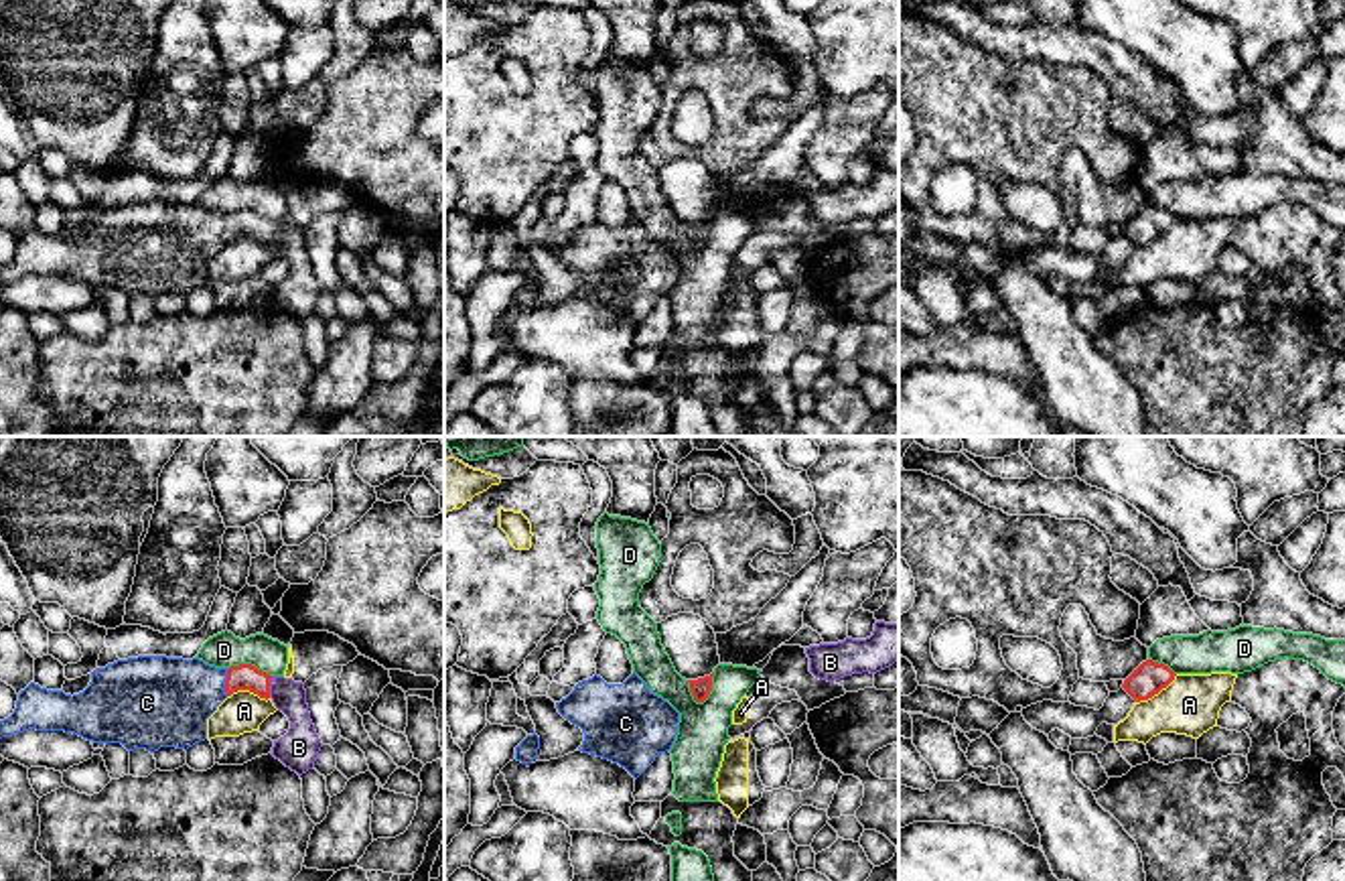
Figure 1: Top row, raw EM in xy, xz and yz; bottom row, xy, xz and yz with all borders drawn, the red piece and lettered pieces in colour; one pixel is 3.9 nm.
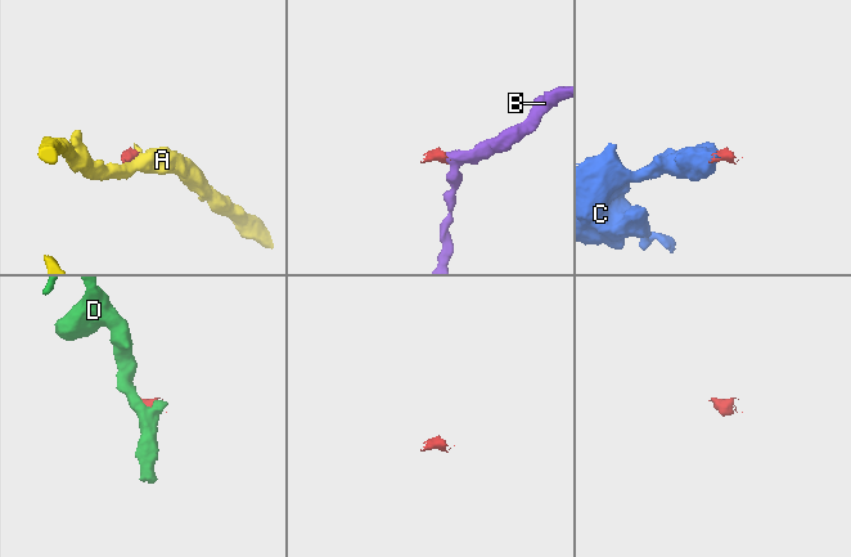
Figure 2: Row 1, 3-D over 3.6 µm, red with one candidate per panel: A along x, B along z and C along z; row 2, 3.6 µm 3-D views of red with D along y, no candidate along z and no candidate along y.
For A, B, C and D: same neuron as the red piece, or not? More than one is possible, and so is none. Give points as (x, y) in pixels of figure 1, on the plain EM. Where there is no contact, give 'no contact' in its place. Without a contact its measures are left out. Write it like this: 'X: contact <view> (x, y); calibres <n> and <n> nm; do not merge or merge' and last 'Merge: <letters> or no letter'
A: contact yz (1157, 238); calibres 140 and 240 nm; do not merge
B: contact xy (268, 232); calibres 110 and 130 nm; merge
C: contact xy (226, 228); calibres 110 and 360 nm; merge
D: contact xz (711, 234); calibres 80 and 200 nm; do not merge
Merge: B, C

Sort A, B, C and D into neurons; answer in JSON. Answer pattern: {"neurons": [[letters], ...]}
{"neurons": [["A"], ["B", "C"], ["D"]]}

